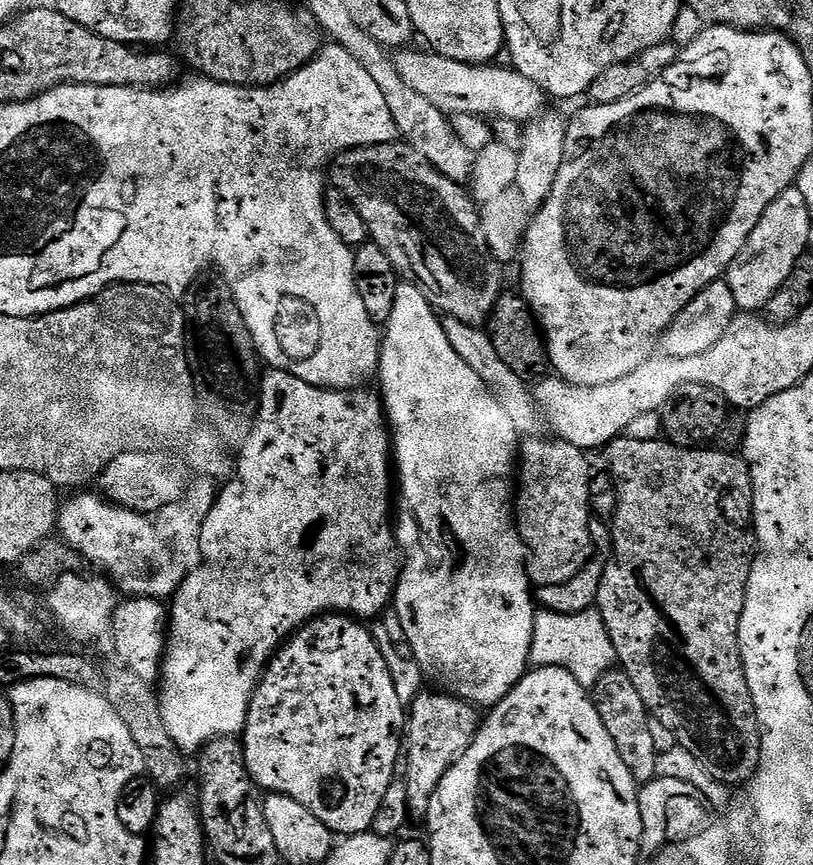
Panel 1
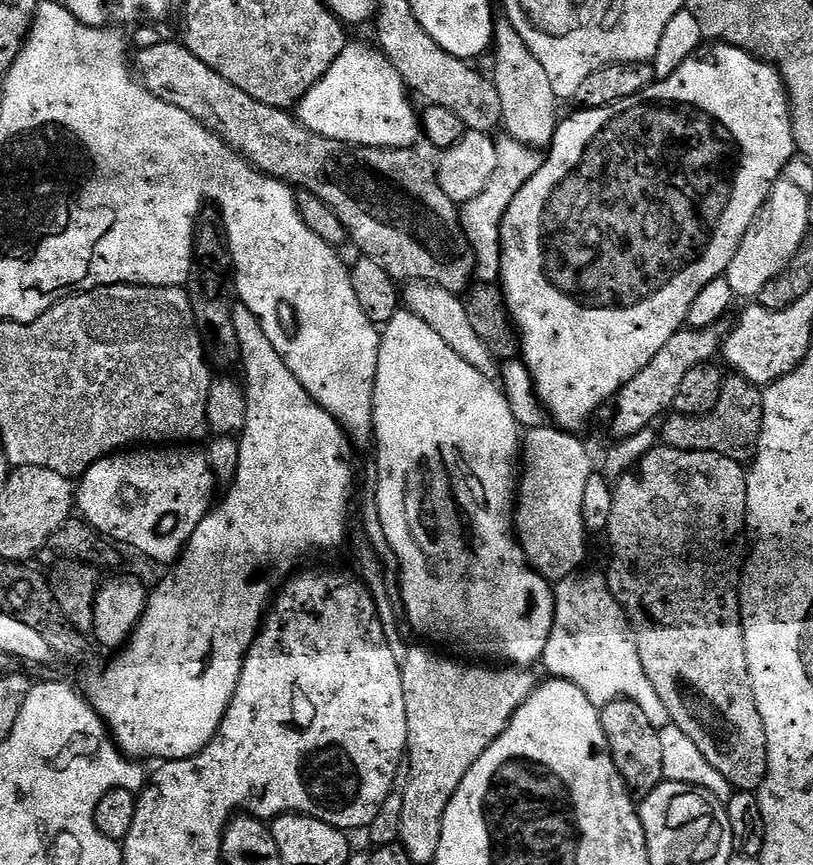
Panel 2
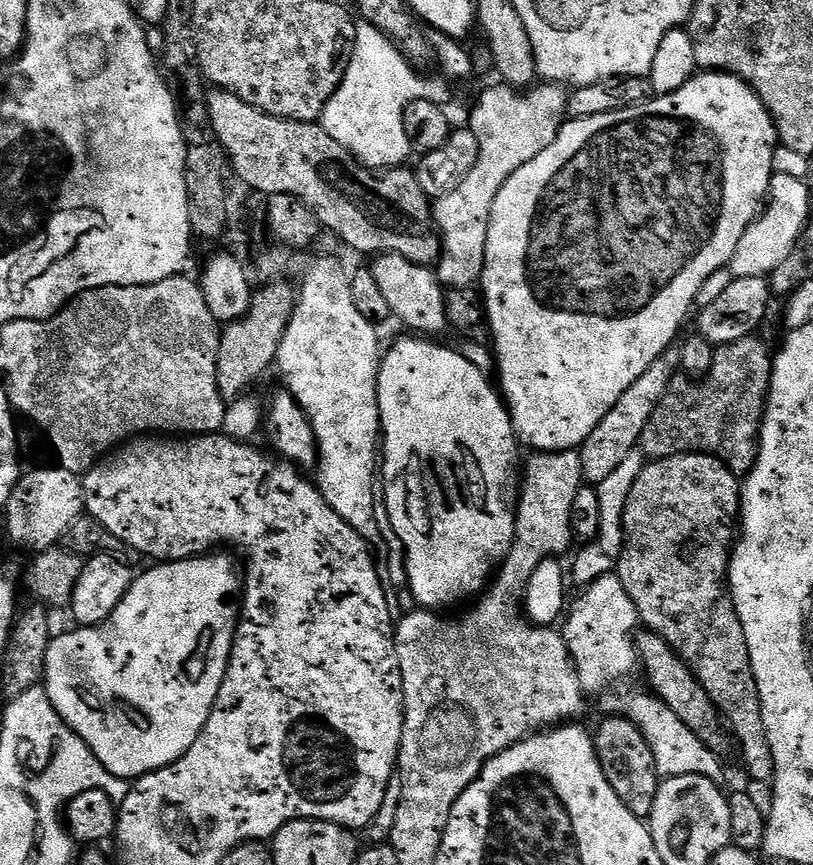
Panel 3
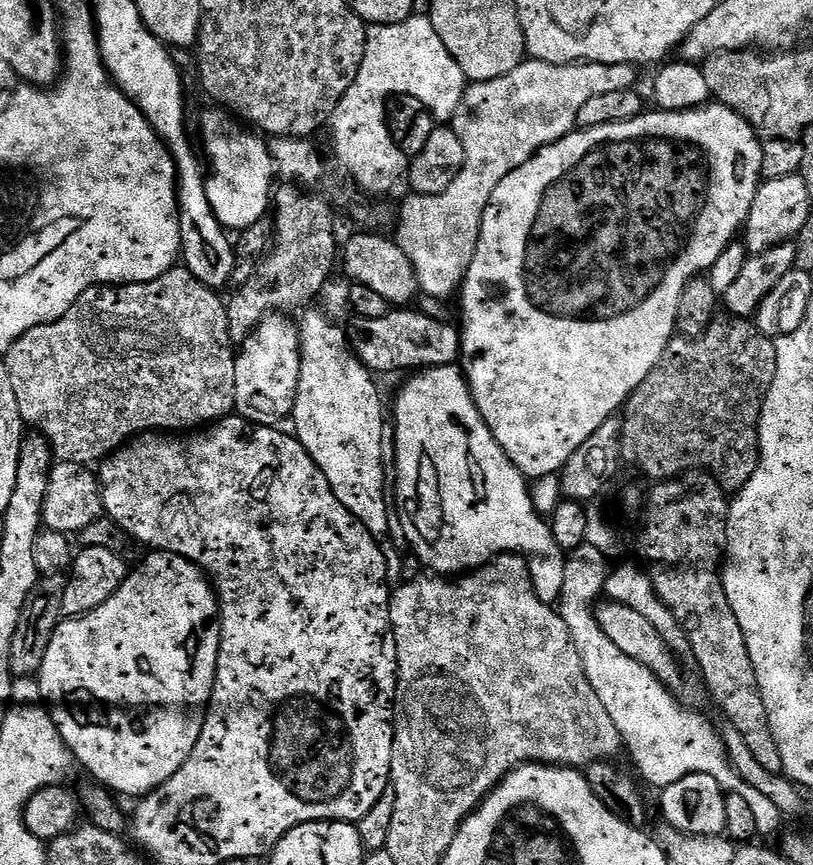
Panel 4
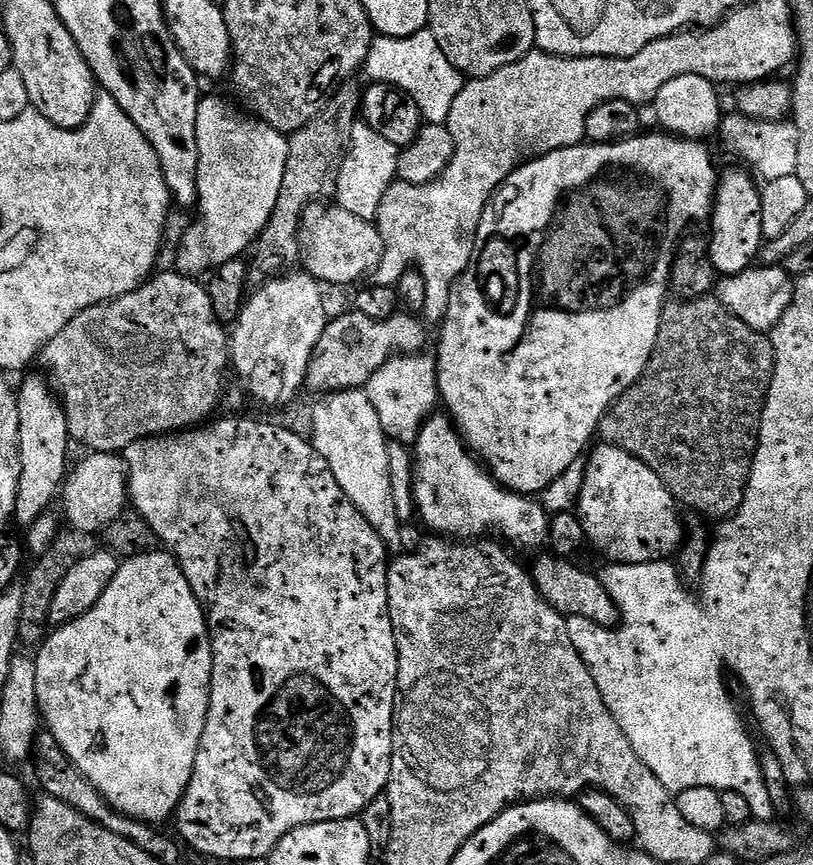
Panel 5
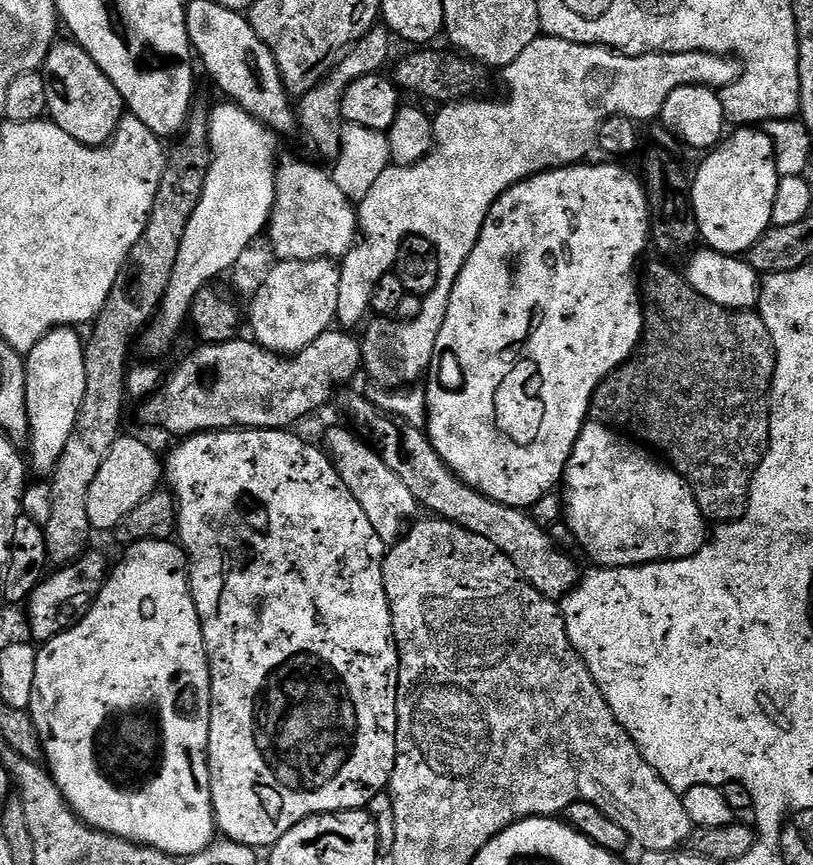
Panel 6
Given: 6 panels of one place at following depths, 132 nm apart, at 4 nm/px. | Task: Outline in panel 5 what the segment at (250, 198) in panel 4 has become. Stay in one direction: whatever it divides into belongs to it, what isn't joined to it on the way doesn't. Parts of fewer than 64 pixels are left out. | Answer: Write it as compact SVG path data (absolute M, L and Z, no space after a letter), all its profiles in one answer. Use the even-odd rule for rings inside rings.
M204 94L201 95L200 105L198 106L198 213L200 212L200 221L197 224L189 226L188 233L185 234L184 241L180 244L180 253L176 256L175 264L175 267L183 272L184 275L193 278L199 277L201 275L199 272L208 274L217 268L221 268L226 262L241 259L245 255L243 252L247 248L249 251L255 245L256 239L260 237L260 231L263 230L270 218L270 214L274 214L274 202L278 202L280 191L282 190L282 178L286 174L288 136L283 132L274 130L274 126L256 119L255 116L249 114L247 111L241 110L231 99L229 100L223 100L220 96L208 96L208 94Z

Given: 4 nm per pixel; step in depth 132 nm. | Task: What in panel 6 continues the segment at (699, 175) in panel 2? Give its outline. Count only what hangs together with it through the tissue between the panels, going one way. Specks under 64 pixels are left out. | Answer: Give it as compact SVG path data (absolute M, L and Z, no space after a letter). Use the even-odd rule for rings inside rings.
M581 162L567 168L540 172L521 184L508 188L502 194L502 198L494 202L482 226L478 242L466 258L454 282L454 290L450 294L450 306L446 310L446 322L442 322L442 330L438 334L437 349L441 353L452 352L453 358L460 363L464 385L461 386L460 392L451 392L436 380L427 381L428 440L434 446L434 450L438 450L442 462L446 462L448 469L461 482L494 502L502 502L502 506L531 509L532 504L538 502L538 498L549 495L555 489L552 487L555 484L557 487L561 483L564 468L568 465L568 459L574 450L574 442L578 442L578 434L589 419L592 395L615 368L622 367L632 357L633 352L639 348L644 334L642 280L638 275L638 268L636 272L636 263L639 262L640 255L647 250L648 244L650 248L652 209L648 207L648 196L637 173L636 177L634 173L619 168L616 165L619 163L616 162L592 163Z

